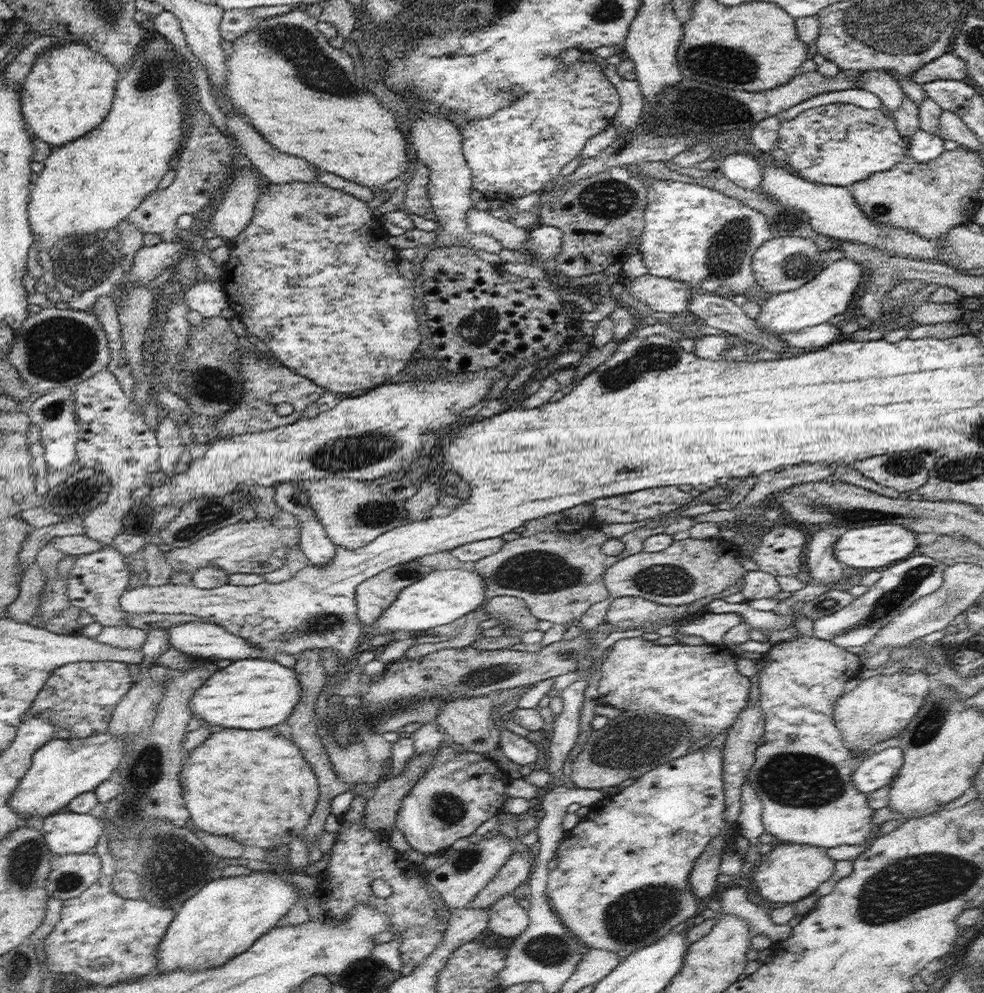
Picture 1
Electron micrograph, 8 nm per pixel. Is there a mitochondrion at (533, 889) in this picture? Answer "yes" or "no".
no

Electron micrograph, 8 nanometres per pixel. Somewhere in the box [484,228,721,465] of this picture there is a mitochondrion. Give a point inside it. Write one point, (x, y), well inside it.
(646, 358)

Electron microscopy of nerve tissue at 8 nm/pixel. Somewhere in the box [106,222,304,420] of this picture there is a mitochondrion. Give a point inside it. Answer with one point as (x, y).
(232, 395)

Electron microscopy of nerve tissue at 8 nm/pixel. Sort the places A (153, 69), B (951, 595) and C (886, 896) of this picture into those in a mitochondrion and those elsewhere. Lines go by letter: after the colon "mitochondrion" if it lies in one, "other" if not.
A: mitochondrion
B: mitochondrion
C: mitochondrion

